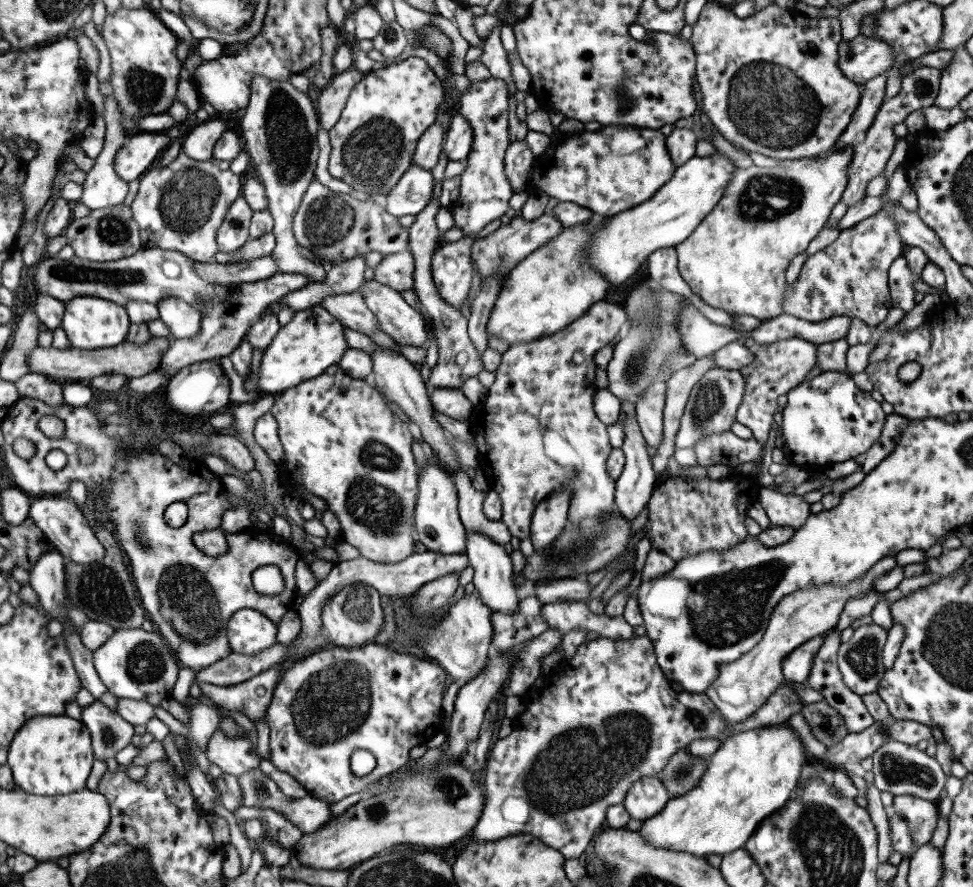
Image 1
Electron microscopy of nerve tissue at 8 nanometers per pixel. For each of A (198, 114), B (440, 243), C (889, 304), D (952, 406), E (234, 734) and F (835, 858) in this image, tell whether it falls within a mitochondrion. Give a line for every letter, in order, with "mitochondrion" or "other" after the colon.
A: other
B: other
C: other
D: other
E: other
F: mitochondrion

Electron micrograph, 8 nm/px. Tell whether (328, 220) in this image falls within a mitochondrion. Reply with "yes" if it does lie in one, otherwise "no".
yes

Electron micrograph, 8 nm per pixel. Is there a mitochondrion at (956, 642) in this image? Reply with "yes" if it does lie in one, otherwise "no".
yes

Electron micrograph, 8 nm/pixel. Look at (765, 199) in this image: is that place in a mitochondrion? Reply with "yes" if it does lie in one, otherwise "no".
yes

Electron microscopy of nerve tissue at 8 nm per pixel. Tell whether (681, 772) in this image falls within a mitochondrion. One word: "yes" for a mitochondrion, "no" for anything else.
yes

